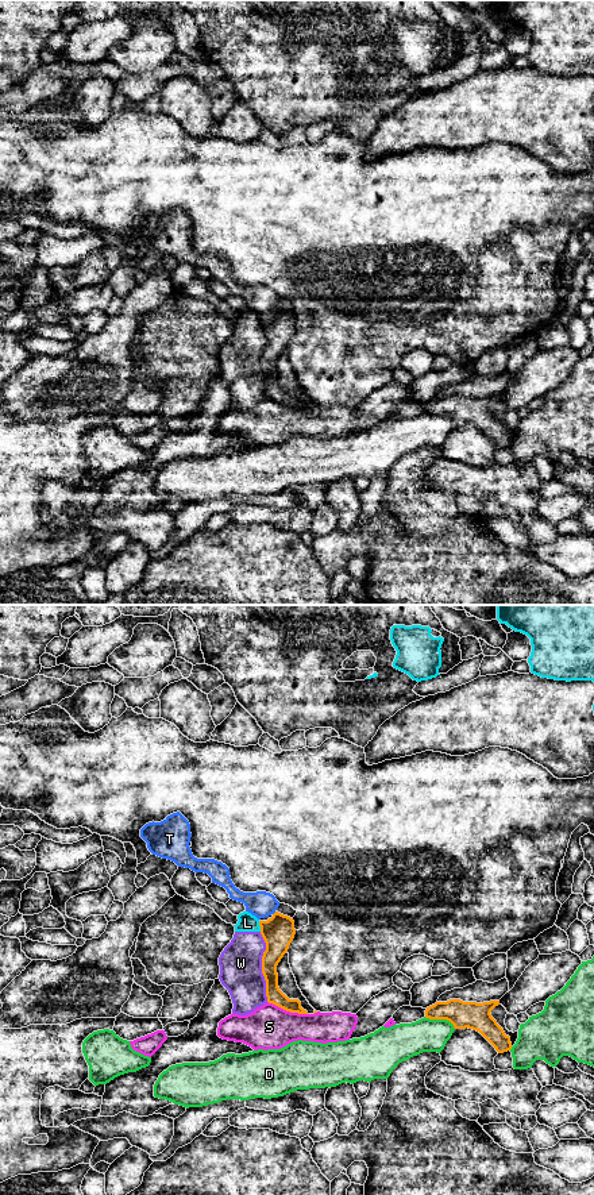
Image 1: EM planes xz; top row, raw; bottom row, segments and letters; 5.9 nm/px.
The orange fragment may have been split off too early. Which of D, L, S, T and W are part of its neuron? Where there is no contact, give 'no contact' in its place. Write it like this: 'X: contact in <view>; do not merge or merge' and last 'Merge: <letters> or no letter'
D: contact in xz; do not merge
L: contact in xz; do not merge
S: contact in xz; do not merge
T: contact in xz; merge
W: contact in xz; do not merge
Merge: T

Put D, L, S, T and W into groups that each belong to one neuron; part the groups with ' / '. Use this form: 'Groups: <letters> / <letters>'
Groups: D / L W / S / T

